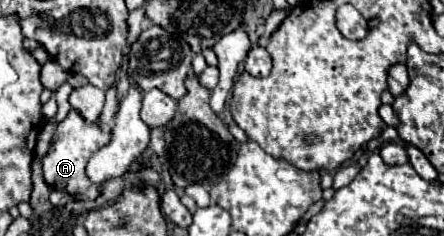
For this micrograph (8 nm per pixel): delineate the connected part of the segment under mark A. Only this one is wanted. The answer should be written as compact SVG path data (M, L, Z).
M72 109L68 113L68 117L58 123L54 137L52 137L52 143L50 143L50 149L48 149L48 155L42 159L46 183L52 189L58 189L58 191L72 195L72 199L76 199L76 201L98 199L102 193L102 187L92 185L92 181L88 181L86 163L92 157L92 153L96 153L96 149L102 149L104 145L108 145L108 137L110 137L110 133L100 129L98 123L84 121L84 117L80 117L80 113L76 113L76 109Z

